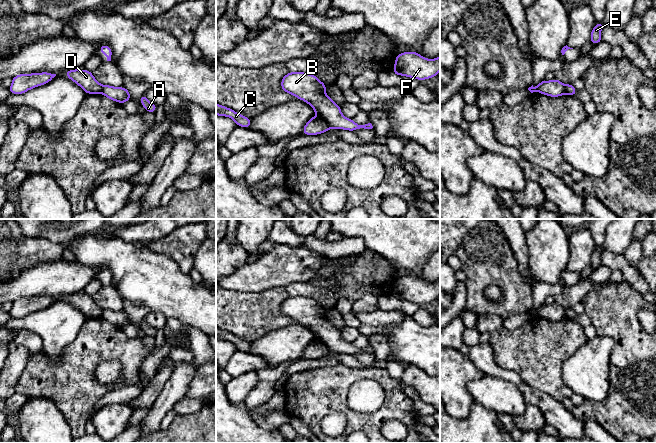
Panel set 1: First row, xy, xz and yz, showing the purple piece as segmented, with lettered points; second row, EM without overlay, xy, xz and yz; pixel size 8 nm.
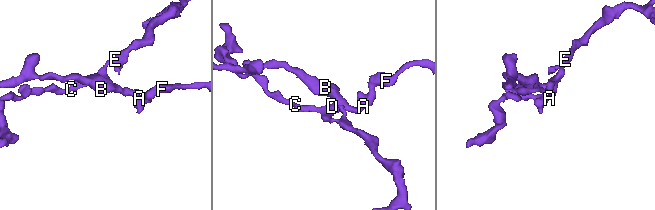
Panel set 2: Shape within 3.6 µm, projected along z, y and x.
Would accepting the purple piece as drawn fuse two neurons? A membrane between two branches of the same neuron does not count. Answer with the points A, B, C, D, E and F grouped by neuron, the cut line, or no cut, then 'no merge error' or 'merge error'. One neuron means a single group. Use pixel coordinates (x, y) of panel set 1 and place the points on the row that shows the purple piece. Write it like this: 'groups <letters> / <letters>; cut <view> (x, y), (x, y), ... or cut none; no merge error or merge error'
groups A B F / C D E; cut xz (320, 116), (330, 127); merge error

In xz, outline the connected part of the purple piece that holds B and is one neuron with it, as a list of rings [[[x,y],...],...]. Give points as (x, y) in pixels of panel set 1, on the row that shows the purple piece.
[[[289,72],[281,80],[283,91],[308,103],[330,128],[348,131],[373,128],[371,123],[358,125],[353,119],[344,117],[340,106],[326,94],[326,87],[315,75],[304,72]]]

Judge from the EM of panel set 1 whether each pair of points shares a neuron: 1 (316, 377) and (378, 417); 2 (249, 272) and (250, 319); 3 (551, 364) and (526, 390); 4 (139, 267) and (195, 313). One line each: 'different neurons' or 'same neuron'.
1: same neuron
2: different neurons
3: different neurons
4: same neuron

